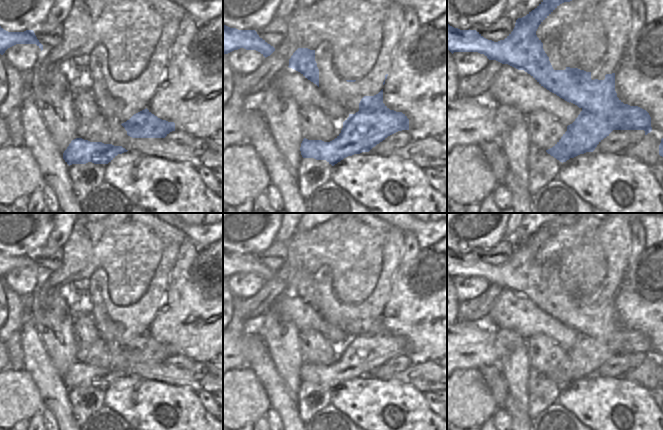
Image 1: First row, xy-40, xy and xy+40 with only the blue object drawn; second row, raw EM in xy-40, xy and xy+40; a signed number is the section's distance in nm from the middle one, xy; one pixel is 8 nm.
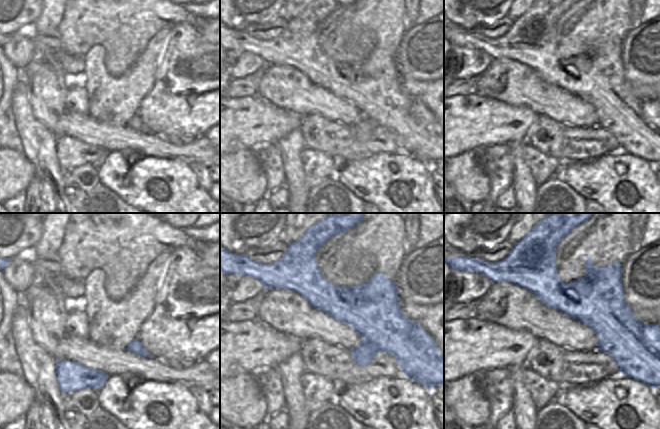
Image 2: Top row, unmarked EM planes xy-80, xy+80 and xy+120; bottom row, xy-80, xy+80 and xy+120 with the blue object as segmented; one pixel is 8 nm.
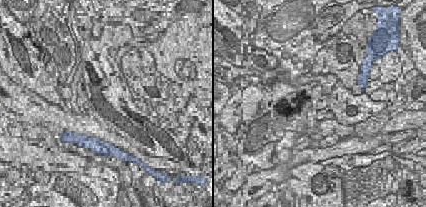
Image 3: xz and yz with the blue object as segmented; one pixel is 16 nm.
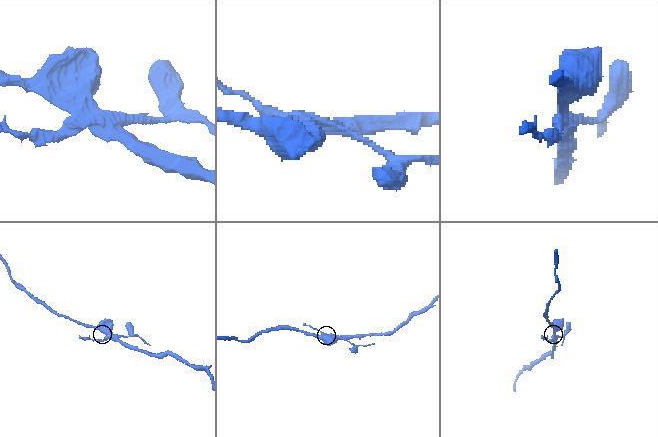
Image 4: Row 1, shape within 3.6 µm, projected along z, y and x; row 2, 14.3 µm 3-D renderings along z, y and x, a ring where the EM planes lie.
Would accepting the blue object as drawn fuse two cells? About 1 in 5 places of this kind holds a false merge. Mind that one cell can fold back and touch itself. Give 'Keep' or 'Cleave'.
Cleave

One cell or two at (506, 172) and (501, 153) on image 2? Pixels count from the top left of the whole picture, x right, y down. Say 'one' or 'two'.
one

